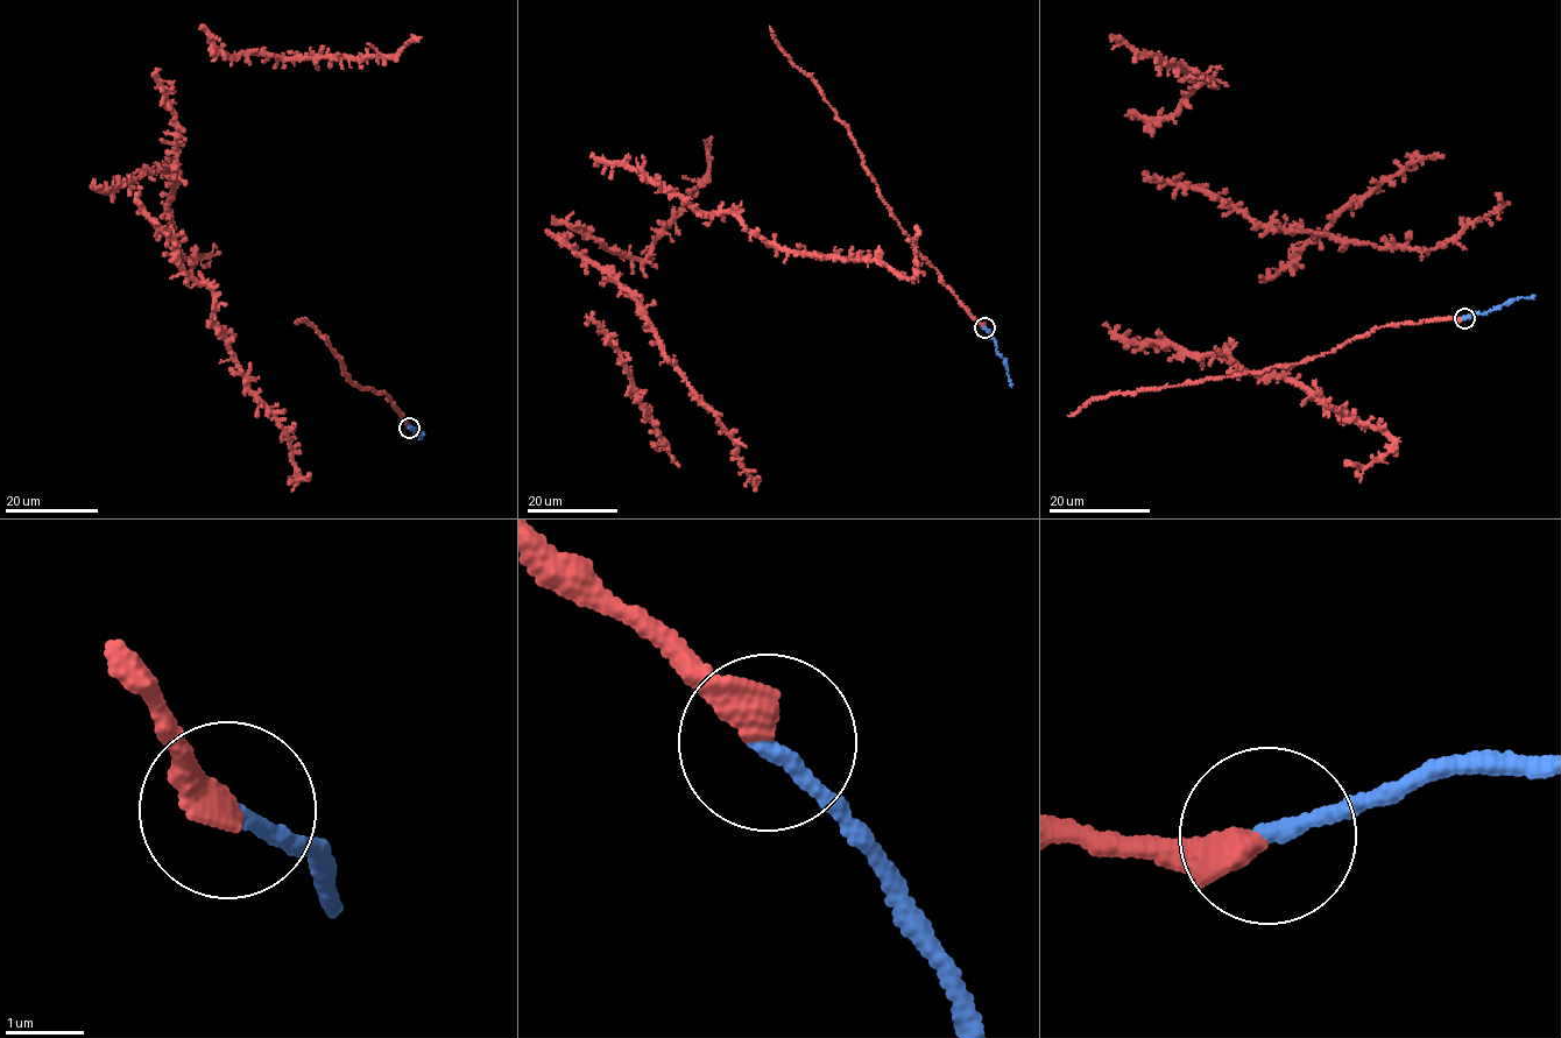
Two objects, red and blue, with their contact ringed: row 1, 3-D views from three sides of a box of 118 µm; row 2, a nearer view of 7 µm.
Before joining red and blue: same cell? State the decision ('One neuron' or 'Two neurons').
Two neurons

